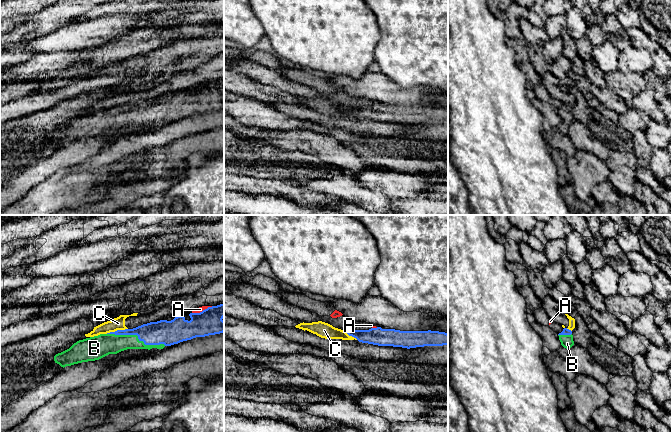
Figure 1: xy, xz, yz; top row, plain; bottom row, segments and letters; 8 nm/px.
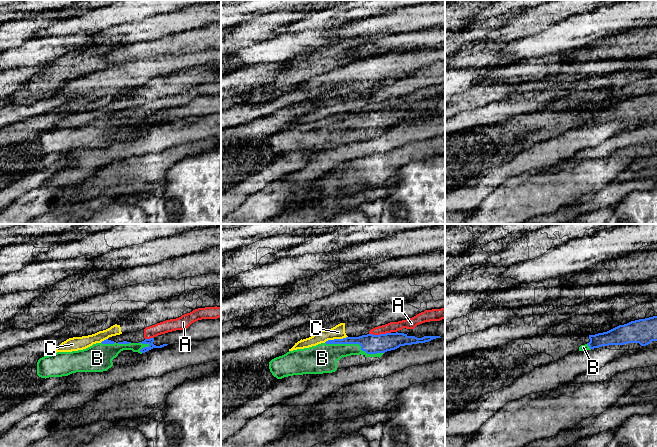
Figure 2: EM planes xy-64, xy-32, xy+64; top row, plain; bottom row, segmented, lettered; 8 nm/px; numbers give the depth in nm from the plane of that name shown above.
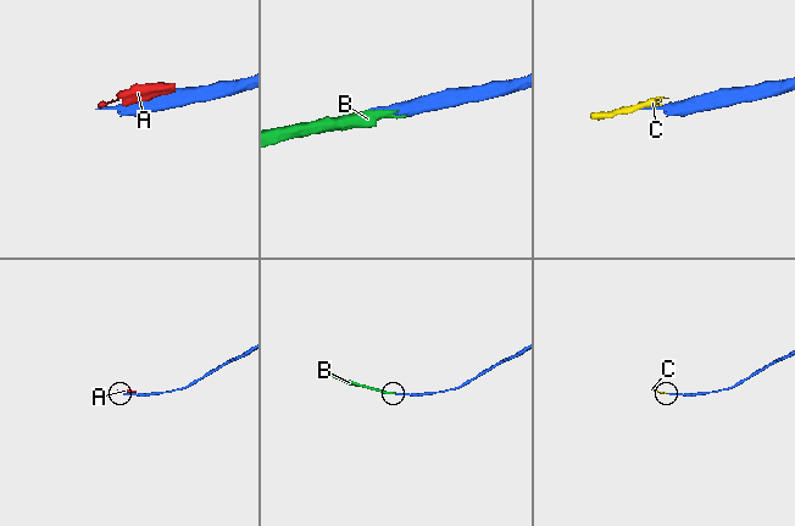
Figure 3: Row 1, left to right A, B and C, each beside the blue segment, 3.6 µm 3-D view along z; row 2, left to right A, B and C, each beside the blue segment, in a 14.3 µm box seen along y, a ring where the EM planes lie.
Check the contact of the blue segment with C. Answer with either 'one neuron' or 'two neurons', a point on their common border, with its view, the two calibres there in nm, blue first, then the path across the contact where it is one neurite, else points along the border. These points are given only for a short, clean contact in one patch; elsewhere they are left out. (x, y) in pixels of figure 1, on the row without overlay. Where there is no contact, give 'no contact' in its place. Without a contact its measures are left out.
two neurons; meets blue in xy at (117, 106); 160 nm thick on the blue side, 100 nm on the other; border along xy (127, 104), (106, 109)

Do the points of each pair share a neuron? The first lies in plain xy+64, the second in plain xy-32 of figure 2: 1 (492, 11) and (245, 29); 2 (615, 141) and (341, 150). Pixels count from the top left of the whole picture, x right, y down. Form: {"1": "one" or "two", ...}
{"1": "two", "2": "one"}

